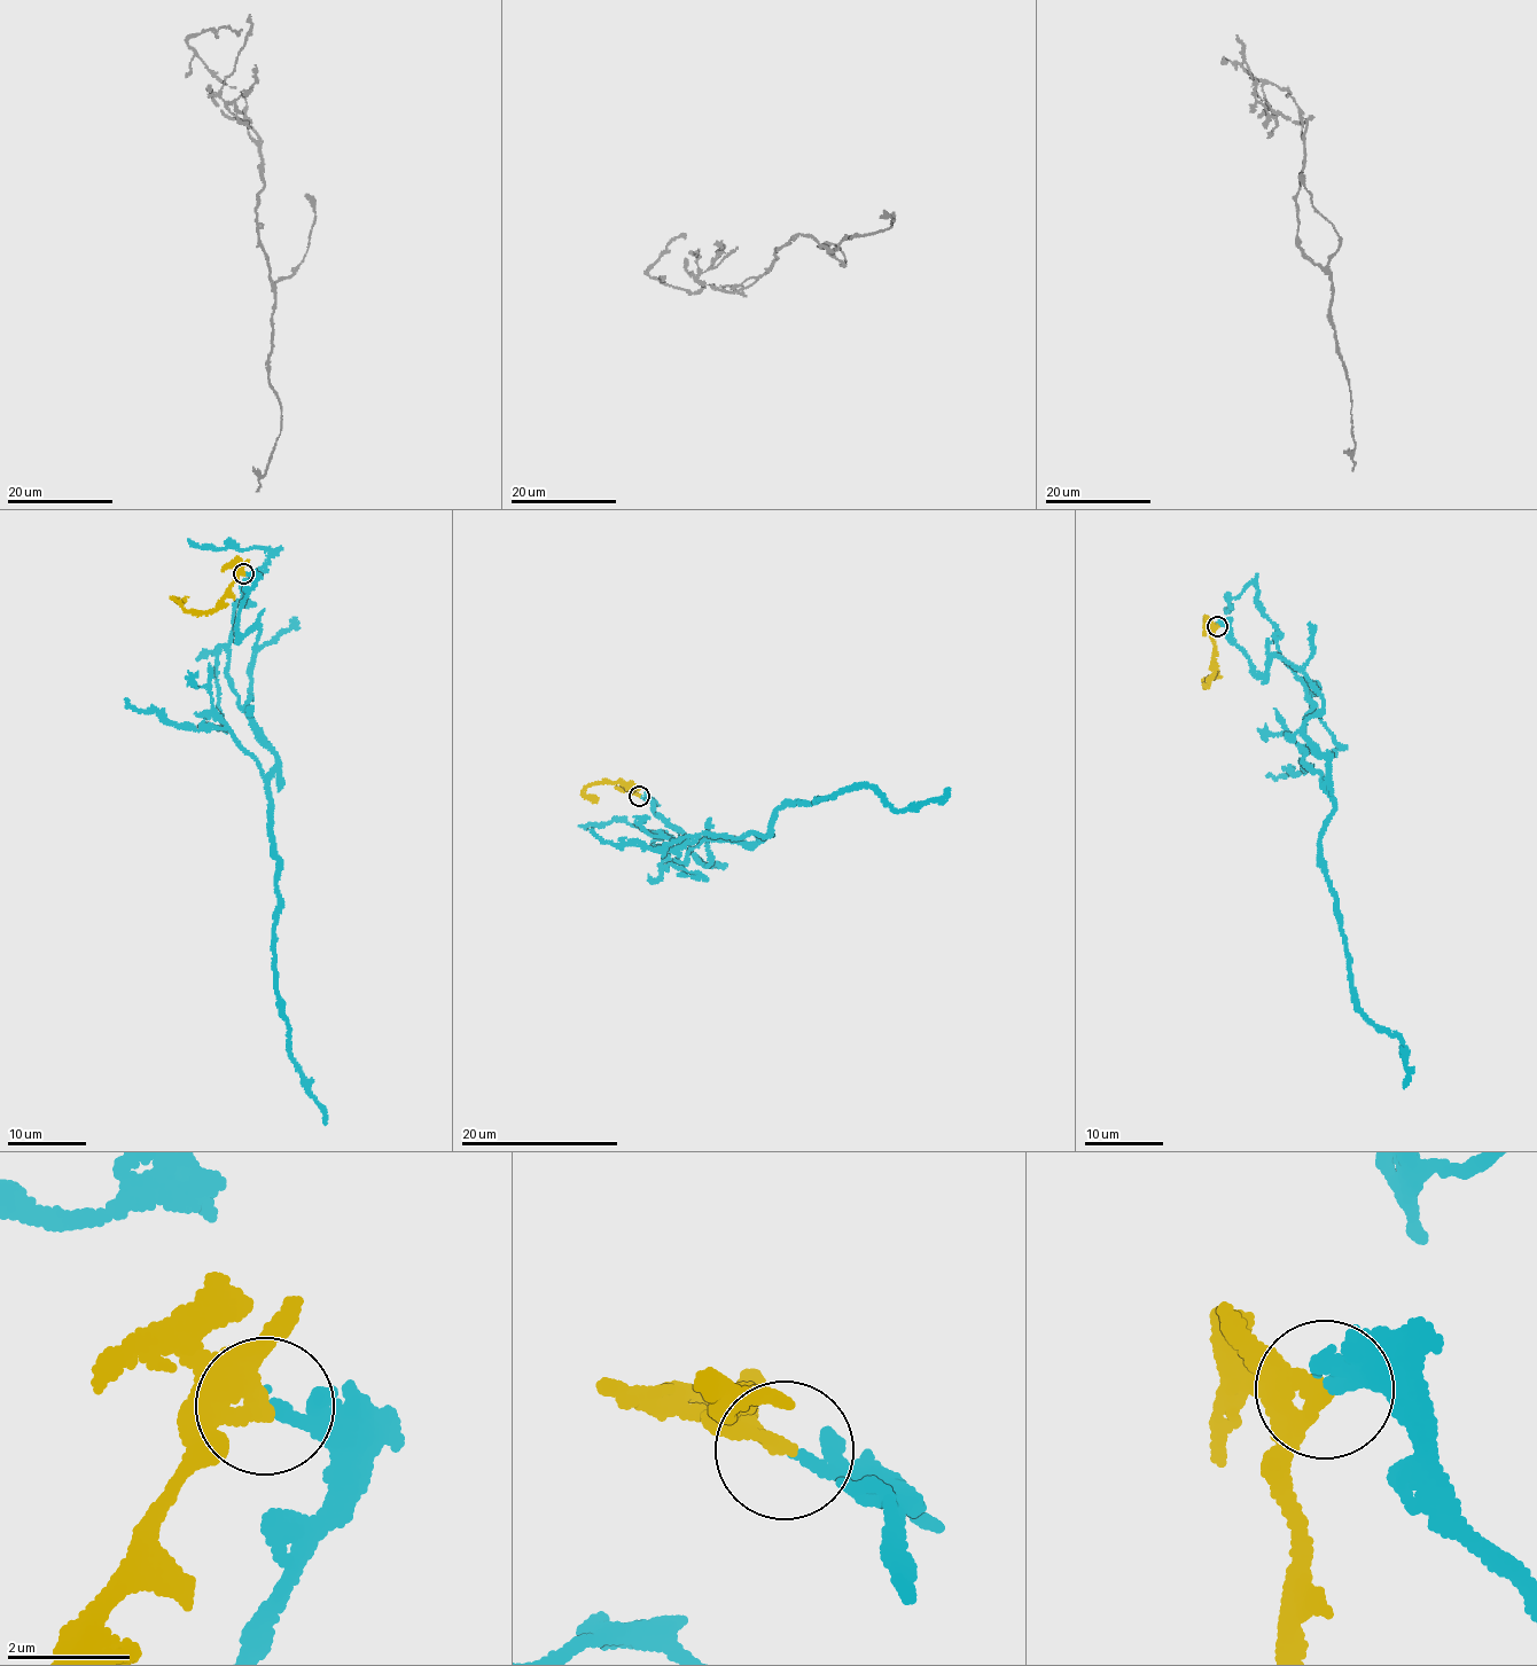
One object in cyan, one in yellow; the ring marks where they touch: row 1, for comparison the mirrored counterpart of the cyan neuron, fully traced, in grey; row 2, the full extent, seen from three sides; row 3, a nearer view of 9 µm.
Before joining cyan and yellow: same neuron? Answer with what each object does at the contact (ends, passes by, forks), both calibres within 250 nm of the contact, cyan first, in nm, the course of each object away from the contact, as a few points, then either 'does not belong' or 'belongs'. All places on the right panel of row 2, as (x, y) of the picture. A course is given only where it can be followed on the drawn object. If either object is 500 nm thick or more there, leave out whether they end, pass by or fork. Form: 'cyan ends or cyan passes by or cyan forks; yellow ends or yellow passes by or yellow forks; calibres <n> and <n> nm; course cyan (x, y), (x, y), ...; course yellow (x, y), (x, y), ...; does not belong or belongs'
cyan ends; yellow ends; calibres 240 and 340 nm; course cyan (1217, 626), (1321, 701), (1304, 722), (1333, 814), (1319, 863), (1355, 1008), (1398, 1038), (1404, 1088); course yellow (1217, 626), (1210, 679), (1204, 686), (1202, 682), (1216, 669); belongs

